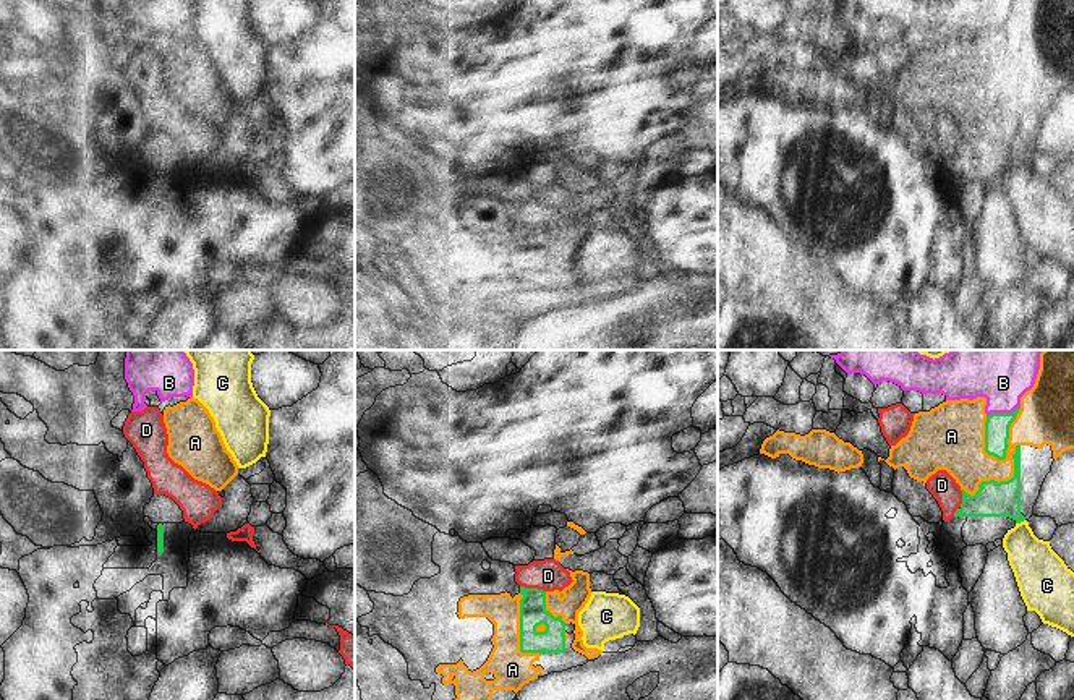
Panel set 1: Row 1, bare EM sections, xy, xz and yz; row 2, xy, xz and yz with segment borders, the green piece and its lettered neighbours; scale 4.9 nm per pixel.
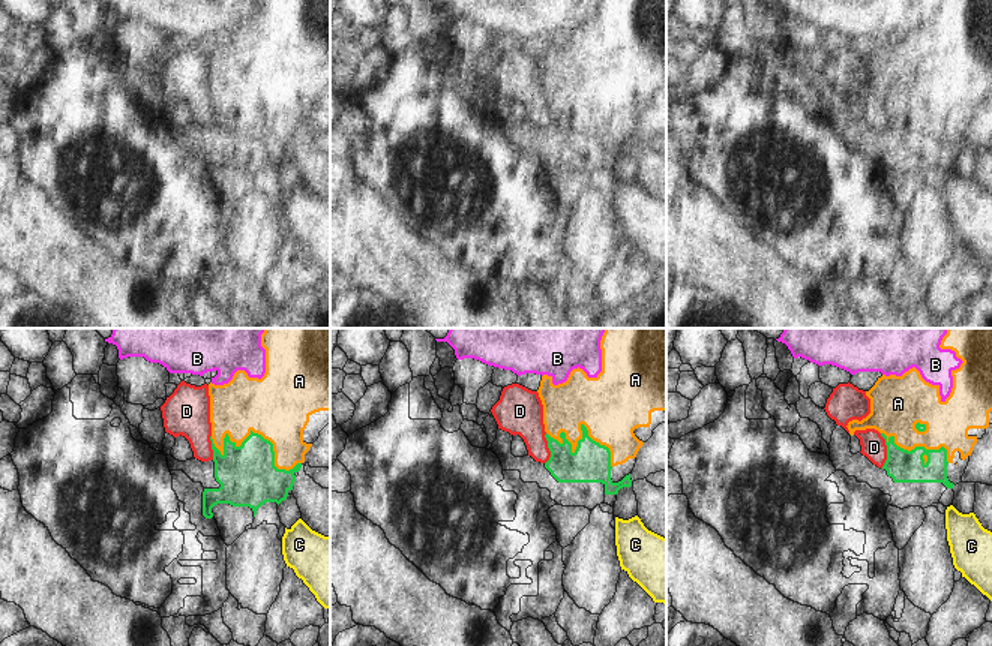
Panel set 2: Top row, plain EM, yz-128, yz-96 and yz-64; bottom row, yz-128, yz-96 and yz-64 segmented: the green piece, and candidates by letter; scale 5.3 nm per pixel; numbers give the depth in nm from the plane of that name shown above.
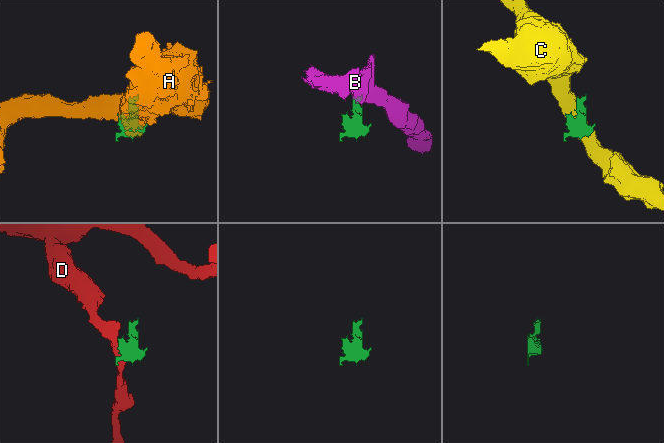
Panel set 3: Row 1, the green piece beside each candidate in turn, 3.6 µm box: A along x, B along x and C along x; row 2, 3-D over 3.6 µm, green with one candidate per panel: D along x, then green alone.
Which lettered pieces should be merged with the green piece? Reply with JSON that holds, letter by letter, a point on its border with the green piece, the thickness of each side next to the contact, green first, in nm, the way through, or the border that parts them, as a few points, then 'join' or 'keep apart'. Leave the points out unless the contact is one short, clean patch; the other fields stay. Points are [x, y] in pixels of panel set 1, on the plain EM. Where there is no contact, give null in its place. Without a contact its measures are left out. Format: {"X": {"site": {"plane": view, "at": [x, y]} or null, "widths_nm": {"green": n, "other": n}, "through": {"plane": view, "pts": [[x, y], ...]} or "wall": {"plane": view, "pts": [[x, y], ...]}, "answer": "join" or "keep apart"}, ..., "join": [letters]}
{"A": {"site": {"plane": "yz", "at": [1006, 78]}, "widths_nm": {"green": 130, "other": 280}, "answer": "keep apart"}, "B": {"site": {"plane": "yz", "at": [1003, 51]}, "widths_nm": {"green": 130, "other": 220}, "through": {"plane": "yz", "pts": [[997, 64], [1003, 51], [1003, 21]]}, "answer": "join"}, "C": {"site": {"plane": "yz", "at": [1019, 159]}, "widths_nm": {"green": 180, "other": 240}, "wall": {"plane": "yz", "pts": [[1024, 156], [1016, 161]]}, "answer": "keep apart"}, "D": {"site": {"plane": "yz", "at": [963, 140]}, "widths_nm": {"green": 180, "other": 140}, "wall": {"plane": "yz", "pts": [[961, 127], [961, 141], [953, 153]]}, "answer": "keep apart"}, "join": ["B"]}

